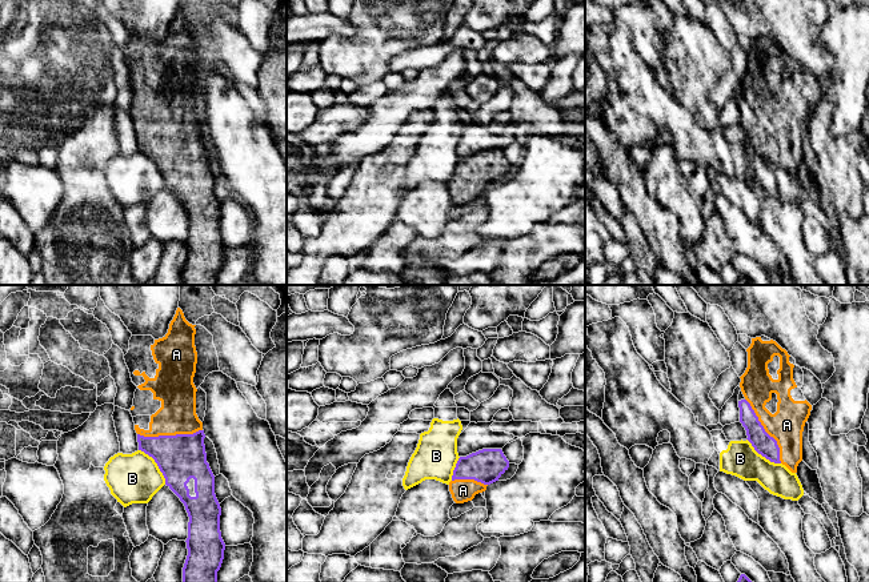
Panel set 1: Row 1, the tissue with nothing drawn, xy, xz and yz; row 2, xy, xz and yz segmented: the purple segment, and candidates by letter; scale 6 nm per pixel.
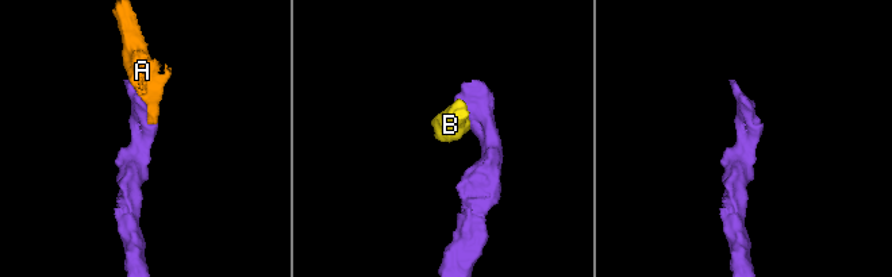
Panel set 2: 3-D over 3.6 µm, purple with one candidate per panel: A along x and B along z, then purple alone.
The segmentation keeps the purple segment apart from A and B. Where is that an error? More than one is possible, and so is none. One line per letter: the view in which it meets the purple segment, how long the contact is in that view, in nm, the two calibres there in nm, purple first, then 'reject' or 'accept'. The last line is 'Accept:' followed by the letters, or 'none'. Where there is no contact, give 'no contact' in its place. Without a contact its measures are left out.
A: yz | 440 nm | 130/200 nm | accept
B: xy | 280 nm | 280/300 nm | reject
Accept: A

